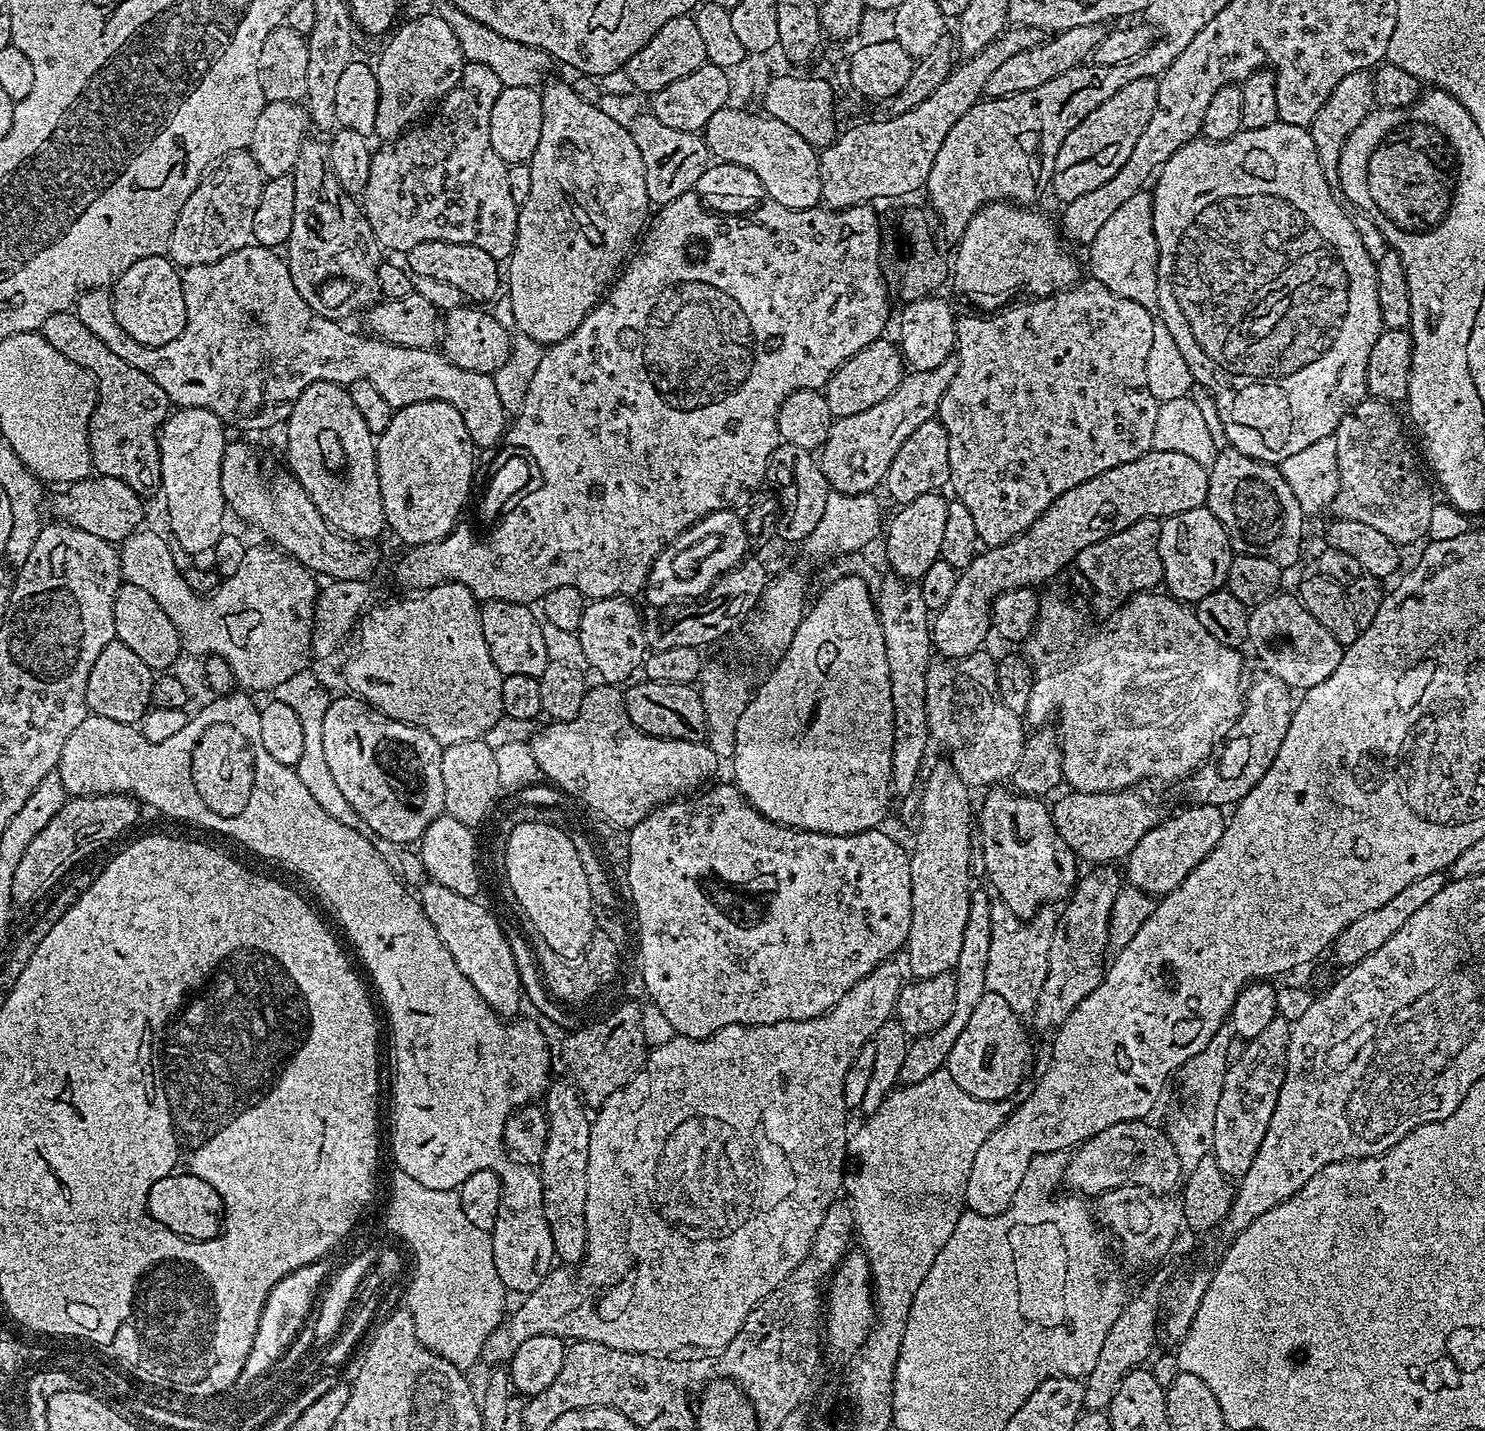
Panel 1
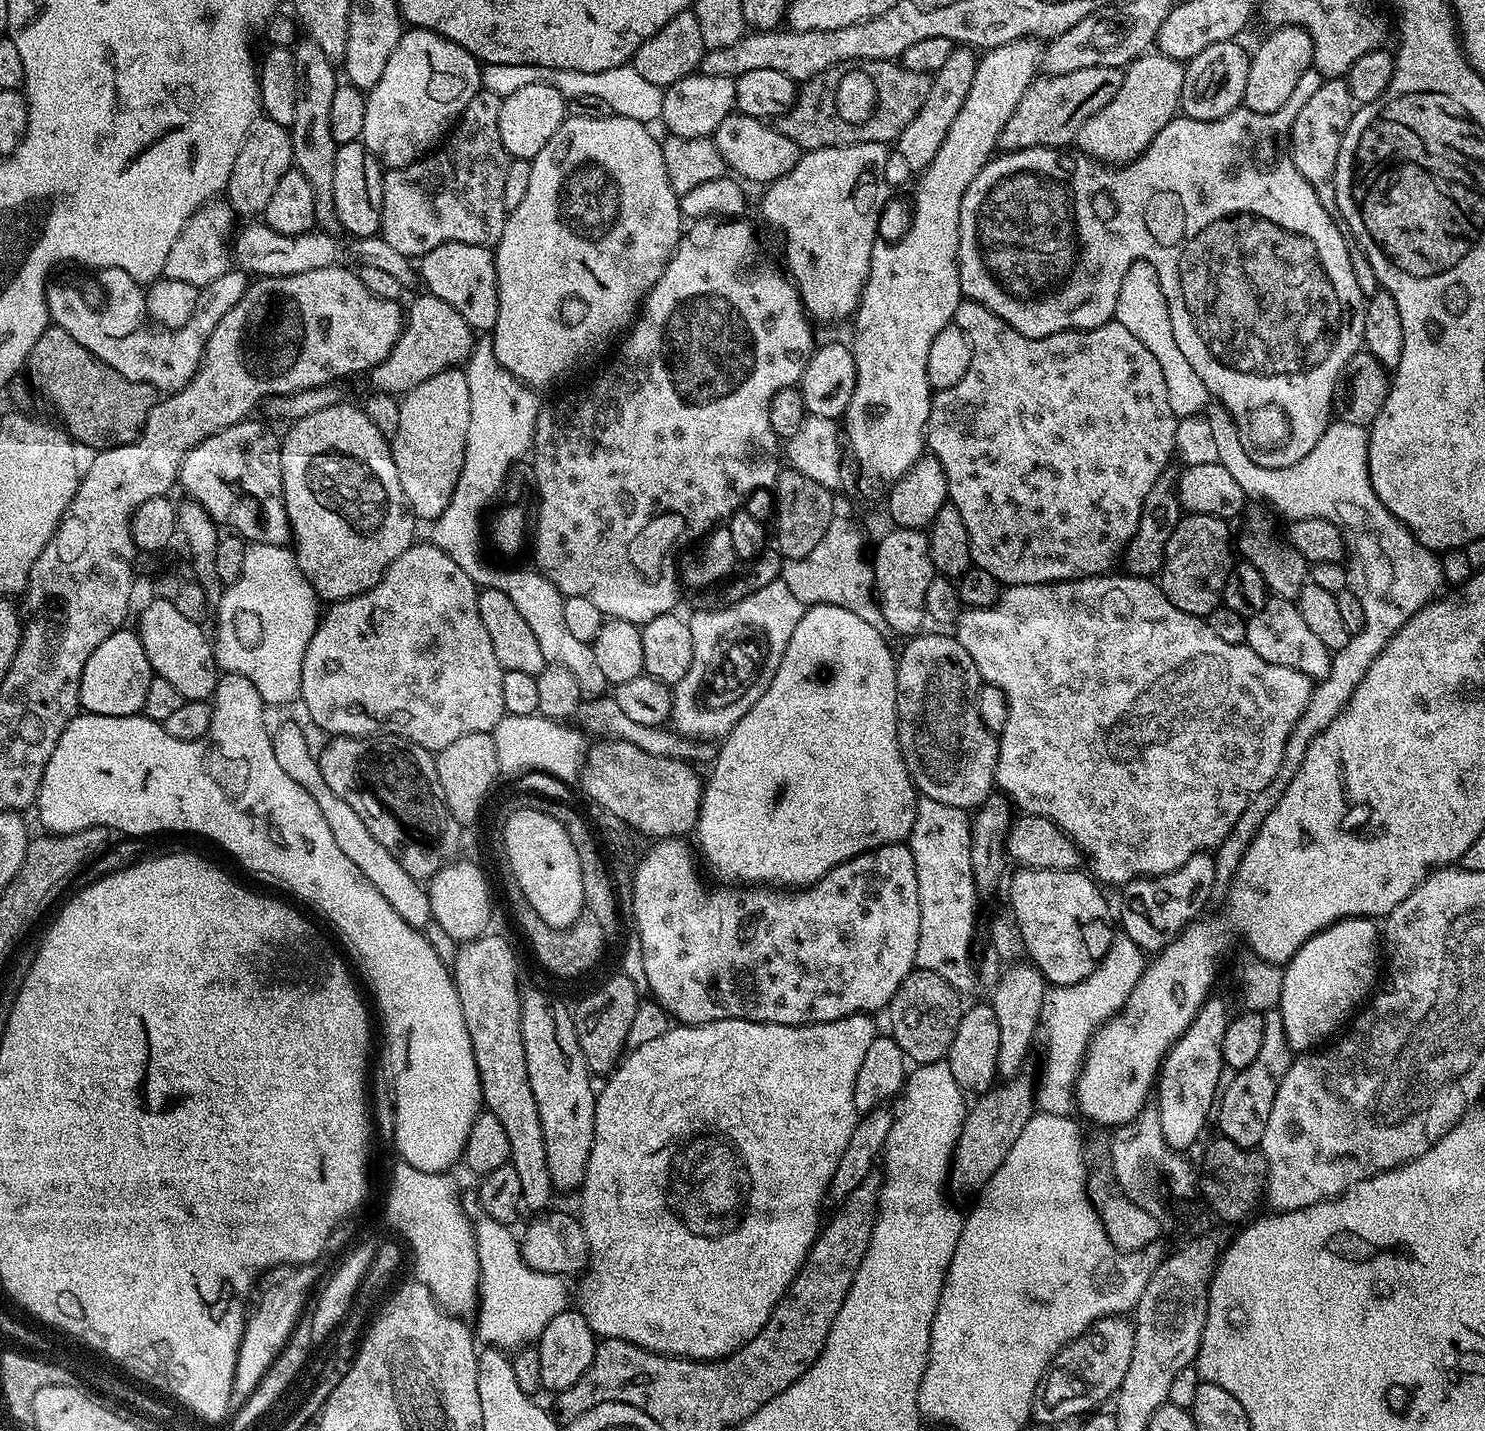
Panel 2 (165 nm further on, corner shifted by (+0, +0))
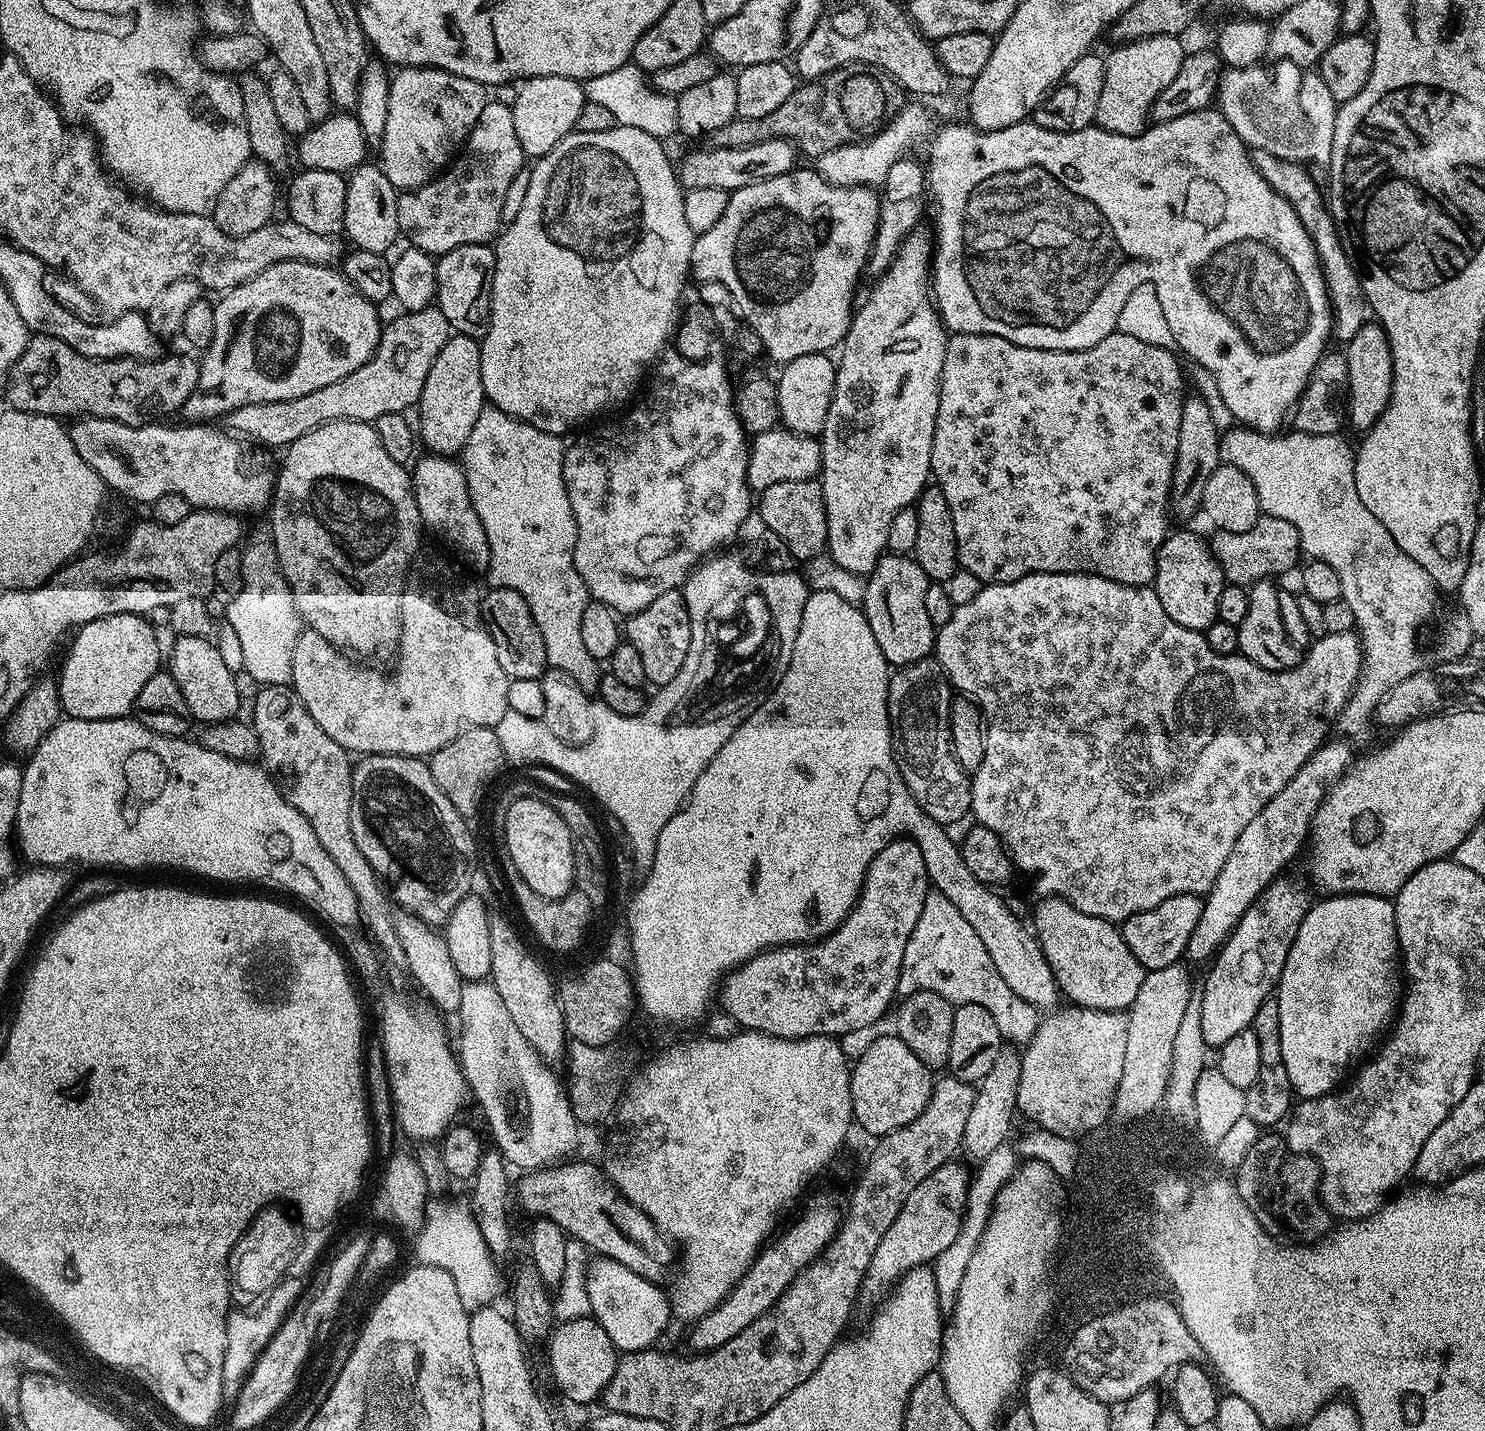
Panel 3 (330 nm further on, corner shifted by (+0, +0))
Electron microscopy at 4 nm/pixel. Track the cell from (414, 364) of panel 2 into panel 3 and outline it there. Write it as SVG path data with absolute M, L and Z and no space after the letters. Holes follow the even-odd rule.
M429 306L422 310L413 312L401 311L400 316L396 316L392 321L383 325L380 341L374 350L374 354L365 364L358 366L354 374L346 374L346 378L338 378L338 382L330 382L330 386L322 386L322 390L314 390L314 394L302 394L302 398L293 400L283 400L282 402L258 402L250 406L238 406L238 410L229 412L226 417L226 423L229 424L231 431L237 437L251 442L256 446L263 446L265 449L272 448L283 449L292 444L302 434L314 430L319 424L330 420L363 420L365 422L374 422L382 418L382 414L391 412L409 411L408 407L419 405L420 395L426 386L426 374L430 374L430 366L434 366L434 358L446 346L450 329L446 314L442 314L439 306Z

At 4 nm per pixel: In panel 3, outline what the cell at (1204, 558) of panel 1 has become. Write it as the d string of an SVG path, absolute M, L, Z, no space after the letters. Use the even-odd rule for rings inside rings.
M1176 532L1164 537L1162 546L1156 555L1156 578L1154 587L1158 594L1158 602L1162 602L1162 610L1178 622L1178 626L1186 626L1186 630L1204 633L1216 621L1218 614L1218 594L1222 594L1225 586L1224 575L1216 556L1212 552L1212 545L1196 532Z

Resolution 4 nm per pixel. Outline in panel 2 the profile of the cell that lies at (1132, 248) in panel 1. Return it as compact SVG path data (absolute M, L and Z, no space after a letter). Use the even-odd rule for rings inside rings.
M1134 260L1125 268L1128 269L1121 280L1119 277L1114 292L1114 319L1126 326L1126 330L1130 330L1130 334L1134 334L1134 338L1138 338L1138 342L1154 354L1162 370L1162 378L1166 378L1166 398L1176 417L1200 416L1210 403L1206 382L1194 374L1194 366L1190 366L1186 354L1182 354L1182 350L1178 350L1178 342L1174 342L1174 326L1170 322L1170 310L1166 306L1155 266L1145 260Z

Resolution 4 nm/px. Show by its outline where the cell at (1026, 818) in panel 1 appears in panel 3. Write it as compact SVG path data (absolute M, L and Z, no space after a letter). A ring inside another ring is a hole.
M1050 896L1039 901L1032 920L1036 923L1034 935L1040 942L1040 949L1056 979L1056 987L1065 997L1068 996L1078 1008L1089 1008L1094 1011L1124 1012L1131 1008L1134 998L1138 998L1138 990L1144 981L1145 969L1130 954L1130 946L1126 946L1124 933L1113 921L1094 918L1090 914L1082 914L1073 904L1061 900L1059 896Z

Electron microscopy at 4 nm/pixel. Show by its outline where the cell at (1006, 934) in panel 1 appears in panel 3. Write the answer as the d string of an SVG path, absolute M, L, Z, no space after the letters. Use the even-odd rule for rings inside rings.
M1001 1051L1000 1056L994 1058L994 1066L990 1066L990 1074L986 1074L986 1078L978 1081L974 1106L970 1109L970 1118L966 1118L966 1130L964 1131L964 1143L962 1145L963 1155L968 1155L973 1162L984 1160L986 1154L990 1154L990 1150L998 1150L998 1146L1002 1146L1009 1139L1008 1131L1012 1128L1012 1115L1016 1116L1018 1112L1016 1095L1018 1094L1019 1078L1022 1074L1020 1063L1021 1053L1019 1051Z

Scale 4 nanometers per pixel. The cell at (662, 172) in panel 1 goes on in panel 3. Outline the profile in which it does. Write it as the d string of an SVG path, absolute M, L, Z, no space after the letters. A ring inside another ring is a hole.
M767 140L758 142L758 146L745 148L705 146L685 154L684 161L678 164L678 179L681 188L685 190L726 190L731 194L742 186L791 172L798 164L796 156L798 157L798 149L790 140Z

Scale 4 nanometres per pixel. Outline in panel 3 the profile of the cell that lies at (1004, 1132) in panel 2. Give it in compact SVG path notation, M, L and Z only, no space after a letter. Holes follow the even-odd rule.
M949 1162L938 1166L934 1174L922 1178L918 1186L906 1198L902 1210L898 1210L898 1218L894 1218L894 1226L882 1234L882 1242L878 1242L878 1250L874 1250L874 1258L870 1258L870 1266L862 1278L862 1286L858 1297L859 1307L867 1310L875 1309L883 1304L890 1289L899 1282L912 1268L931 1265L958 1238L960 1227L964 1221L964 1207L968 1201L970 1172L957 1162Z

